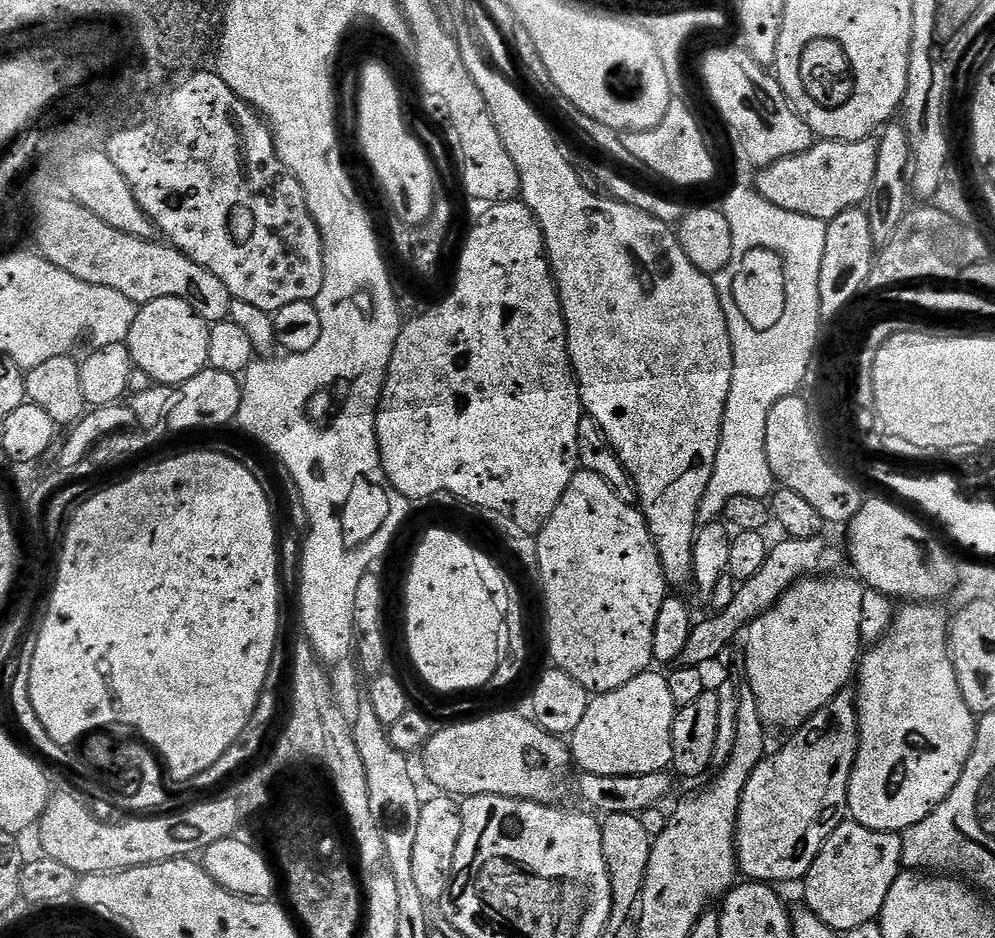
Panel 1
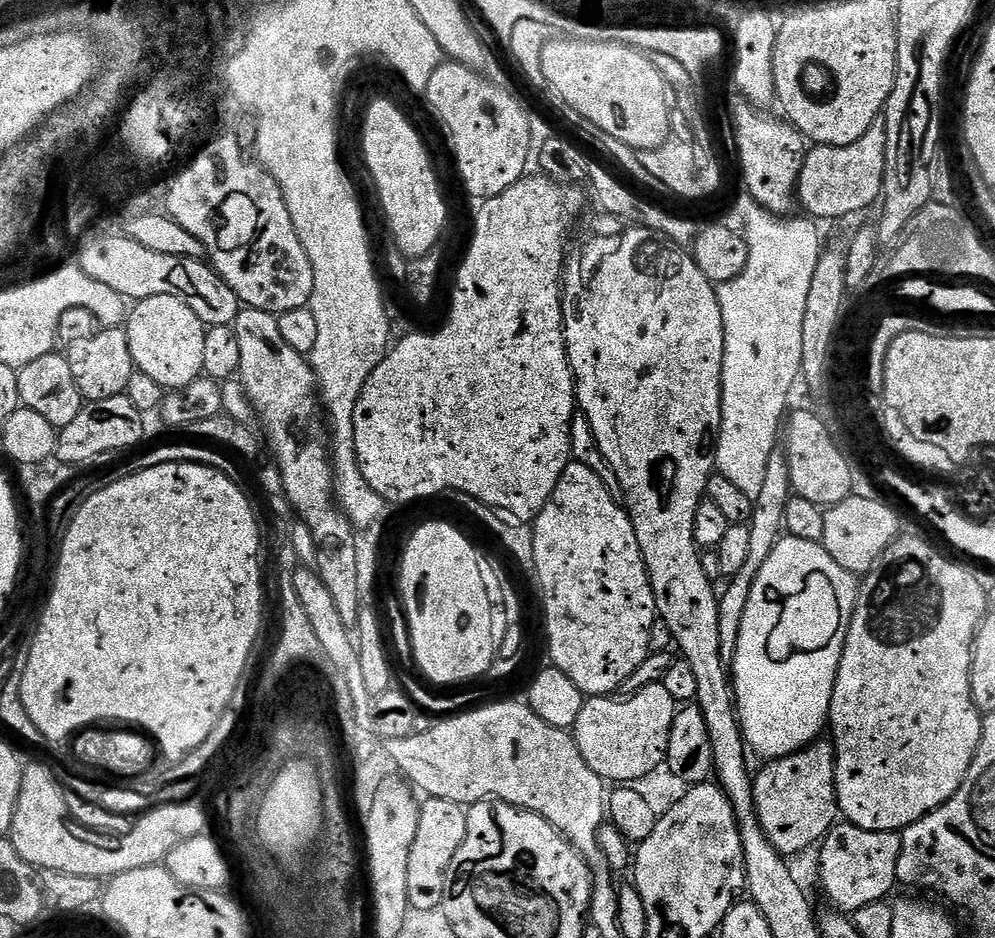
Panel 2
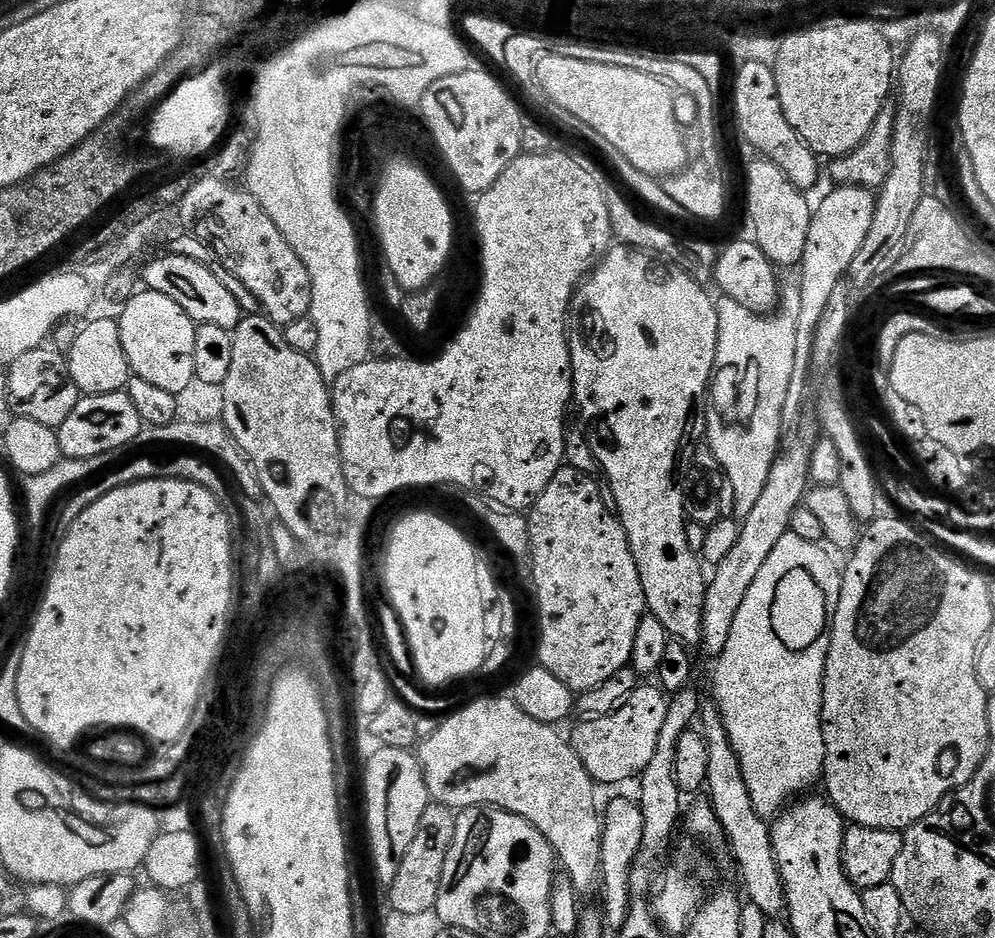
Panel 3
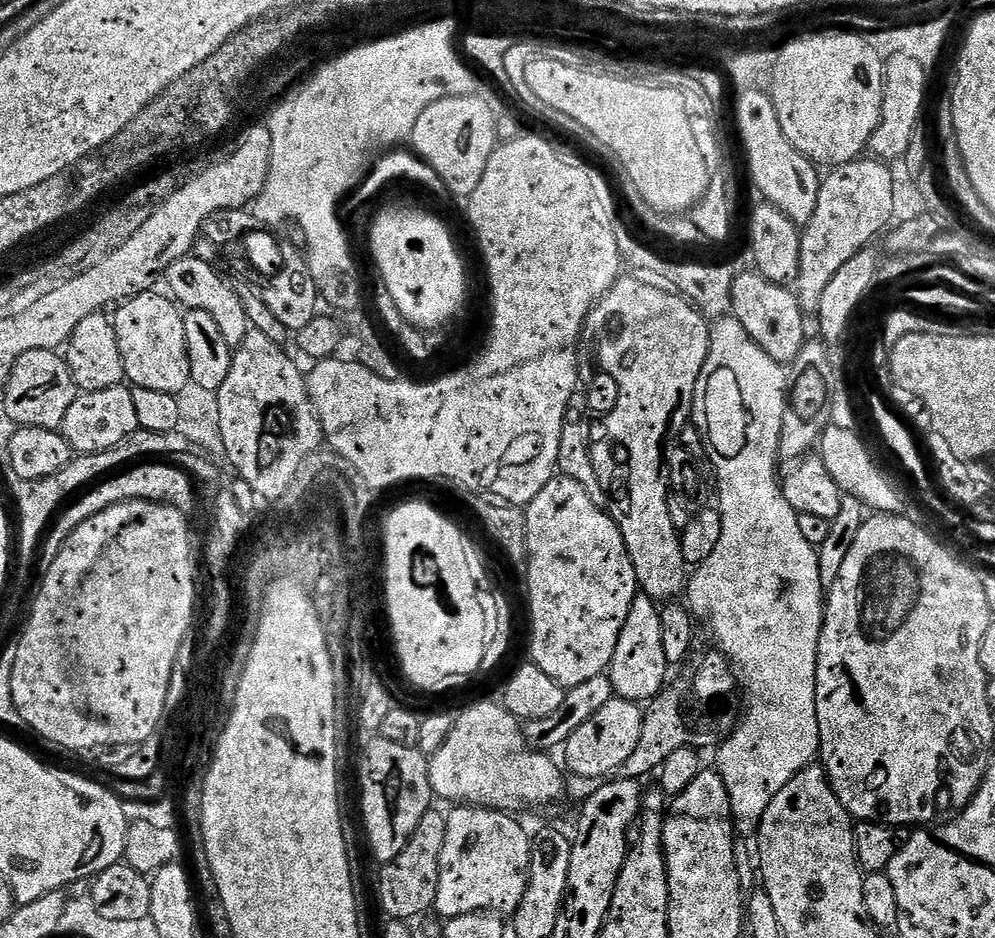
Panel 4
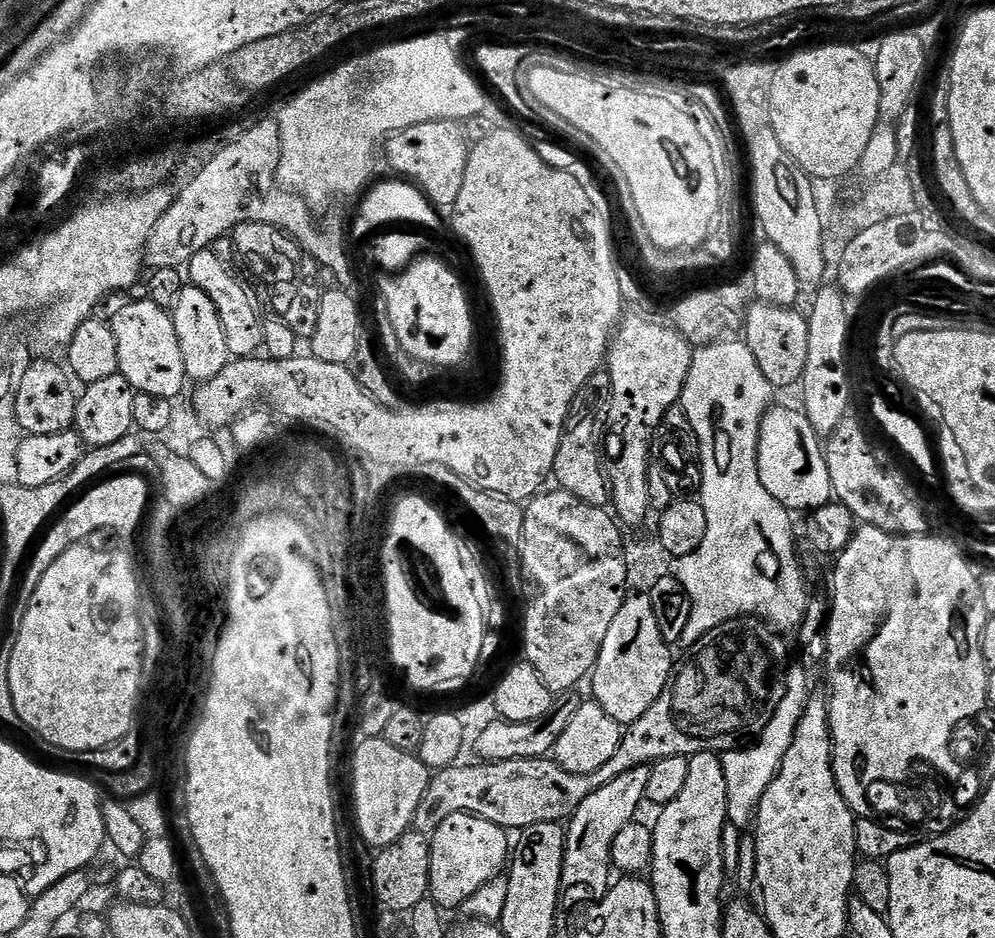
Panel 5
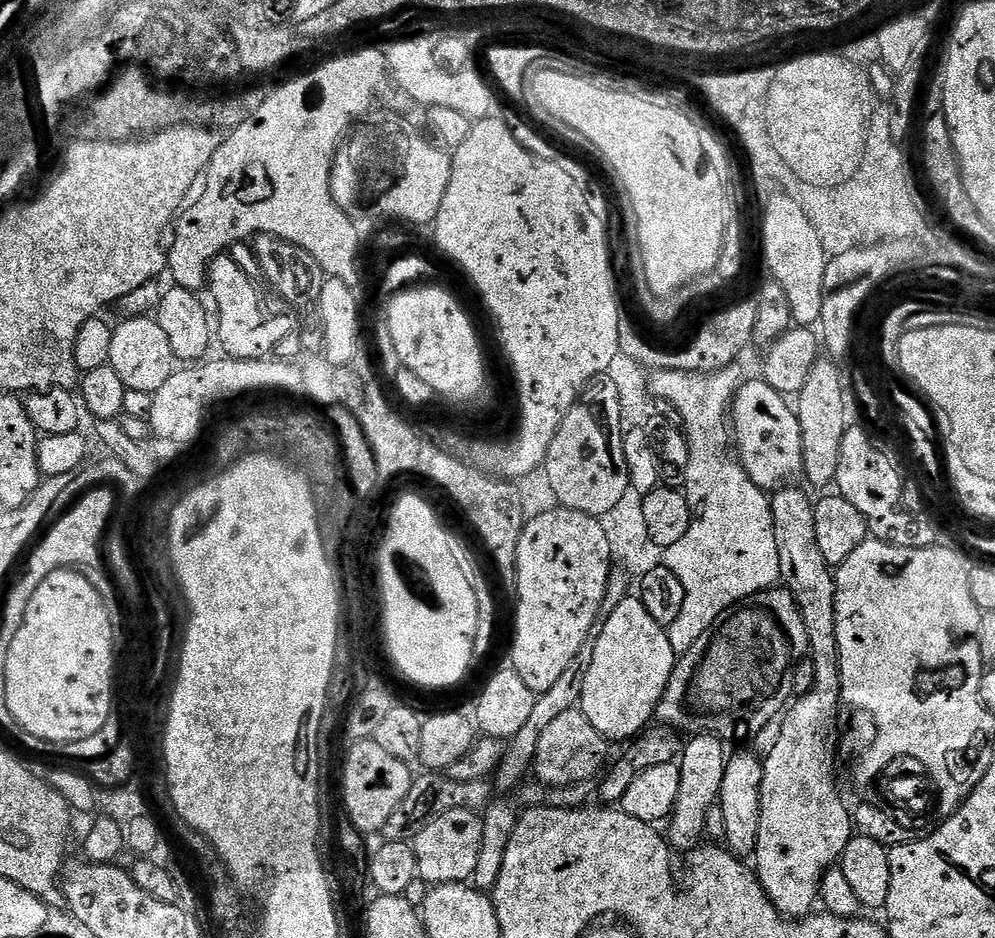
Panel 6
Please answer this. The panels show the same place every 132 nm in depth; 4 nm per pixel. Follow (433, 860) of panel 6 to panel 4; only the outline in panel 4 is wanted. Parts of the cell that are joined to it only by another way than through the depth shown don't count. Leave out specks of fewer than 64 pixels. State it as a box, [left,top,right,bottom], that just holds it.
[434,806,532,921]

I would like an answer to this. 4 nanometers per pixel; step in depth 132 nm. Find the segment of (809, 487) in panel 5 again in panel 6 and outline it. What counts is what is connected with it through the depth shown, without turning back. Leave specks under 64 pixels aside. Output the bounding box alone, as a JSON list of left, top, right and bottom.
[730,378,804,490]

